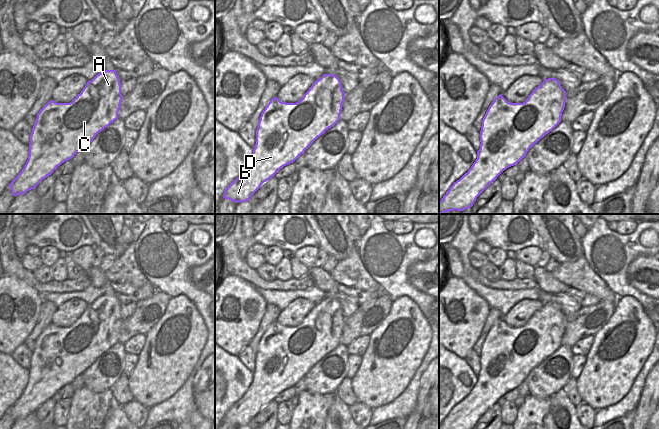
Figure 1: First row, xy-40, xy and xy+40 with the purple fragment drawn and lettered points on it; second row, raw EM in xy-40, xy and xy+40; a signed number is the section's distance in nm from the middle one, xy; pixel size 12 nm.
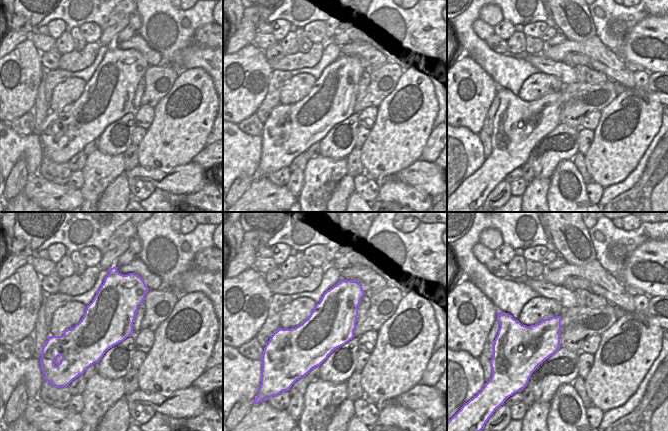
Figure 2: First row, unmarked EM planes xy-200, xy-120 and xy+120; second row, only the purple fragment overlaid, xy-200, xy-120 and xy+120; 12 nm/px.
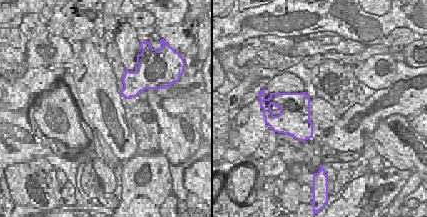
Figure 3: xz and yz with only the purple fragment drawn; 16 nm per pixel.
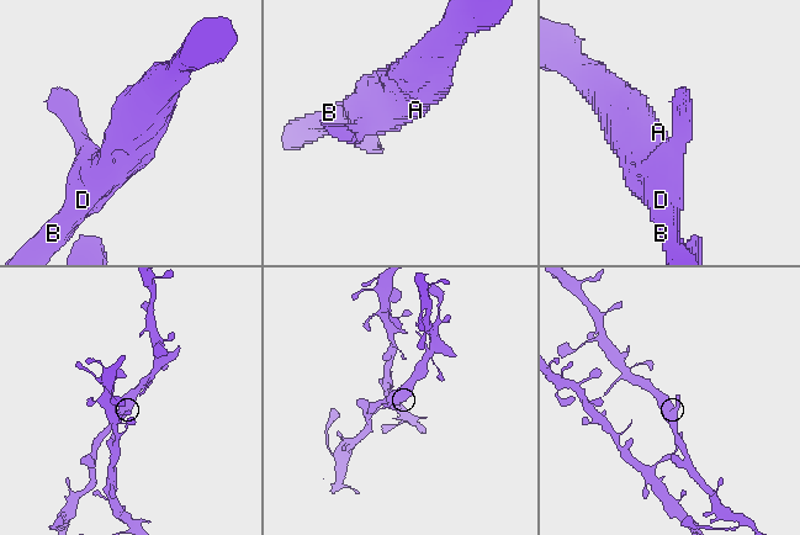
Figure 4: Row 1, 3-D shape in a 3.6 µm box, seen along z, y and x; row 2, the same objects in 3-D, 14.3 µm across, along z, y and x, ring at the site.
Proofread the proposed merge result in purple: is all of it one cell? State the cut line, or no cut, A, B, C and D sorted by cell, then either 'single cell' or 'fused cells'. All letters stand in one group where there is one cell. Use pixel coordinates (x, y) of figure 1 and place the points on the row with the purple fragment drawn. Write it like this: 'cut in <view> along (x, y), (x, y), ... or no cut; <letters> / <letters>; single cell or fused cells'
no cut; A B C D; single cell

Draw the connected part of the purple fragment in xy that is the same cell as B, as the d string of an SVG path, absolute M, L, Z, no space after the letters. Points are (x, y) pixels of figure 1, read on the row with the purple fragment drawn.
M324 74L296 103L281 102L277 97L271 99L258 122L253 158L244 172L225 189L223 198L235 203L249 201L264 182L274 177L284 166L293 163L318 137L340 120L344 98L340 79L333 74Z

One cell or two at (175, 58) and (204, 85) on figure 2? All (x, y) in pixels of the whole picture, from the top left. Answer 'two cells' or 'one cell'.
two cells

